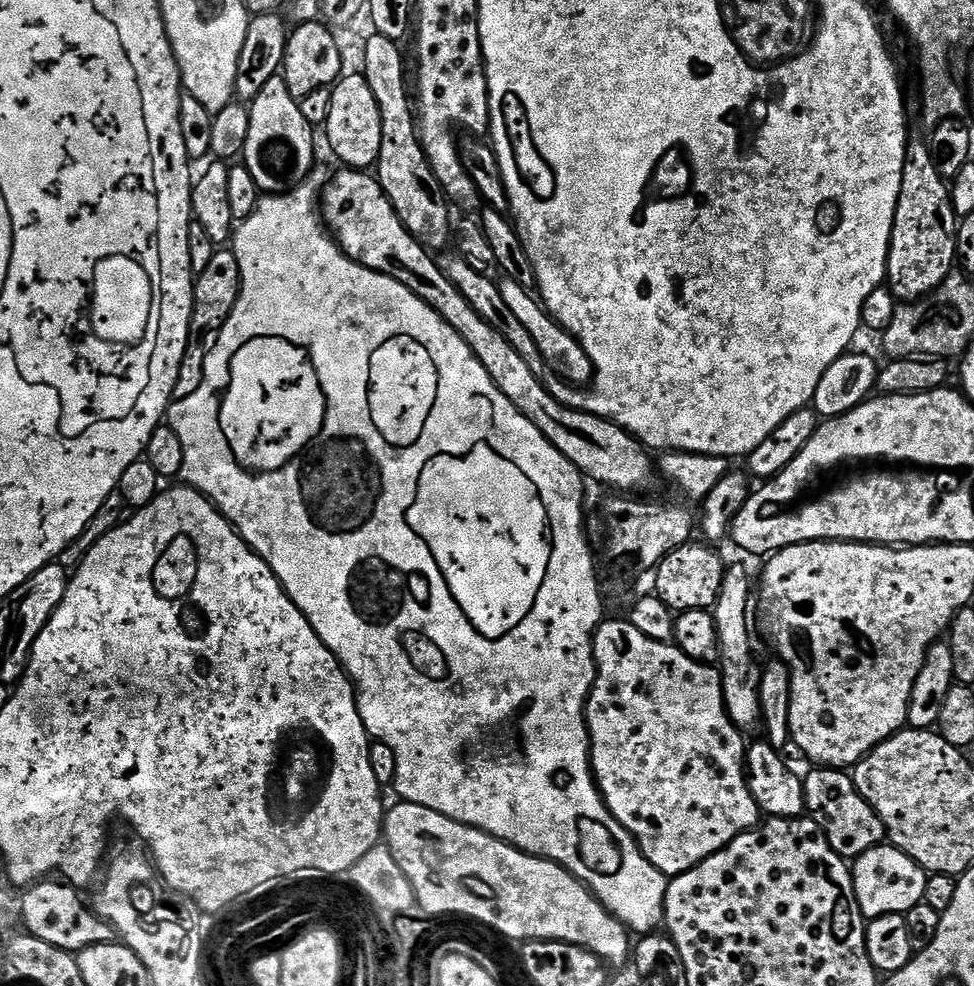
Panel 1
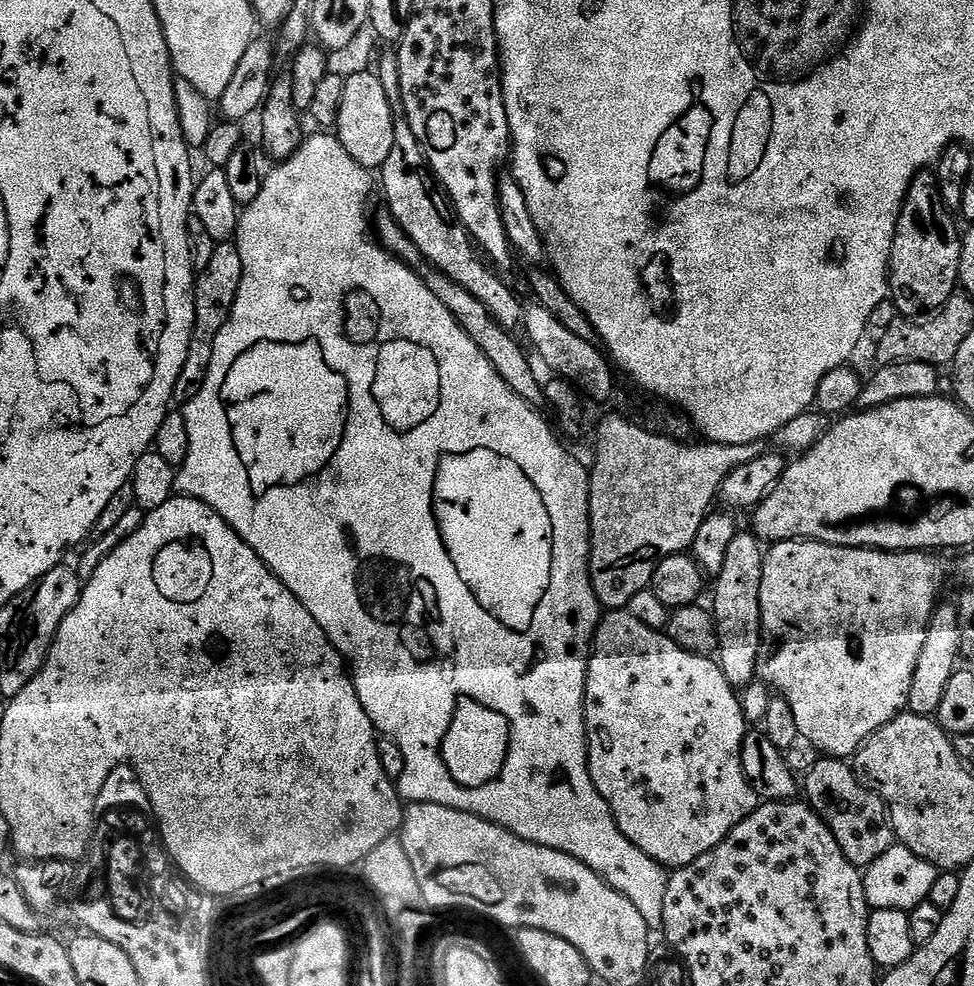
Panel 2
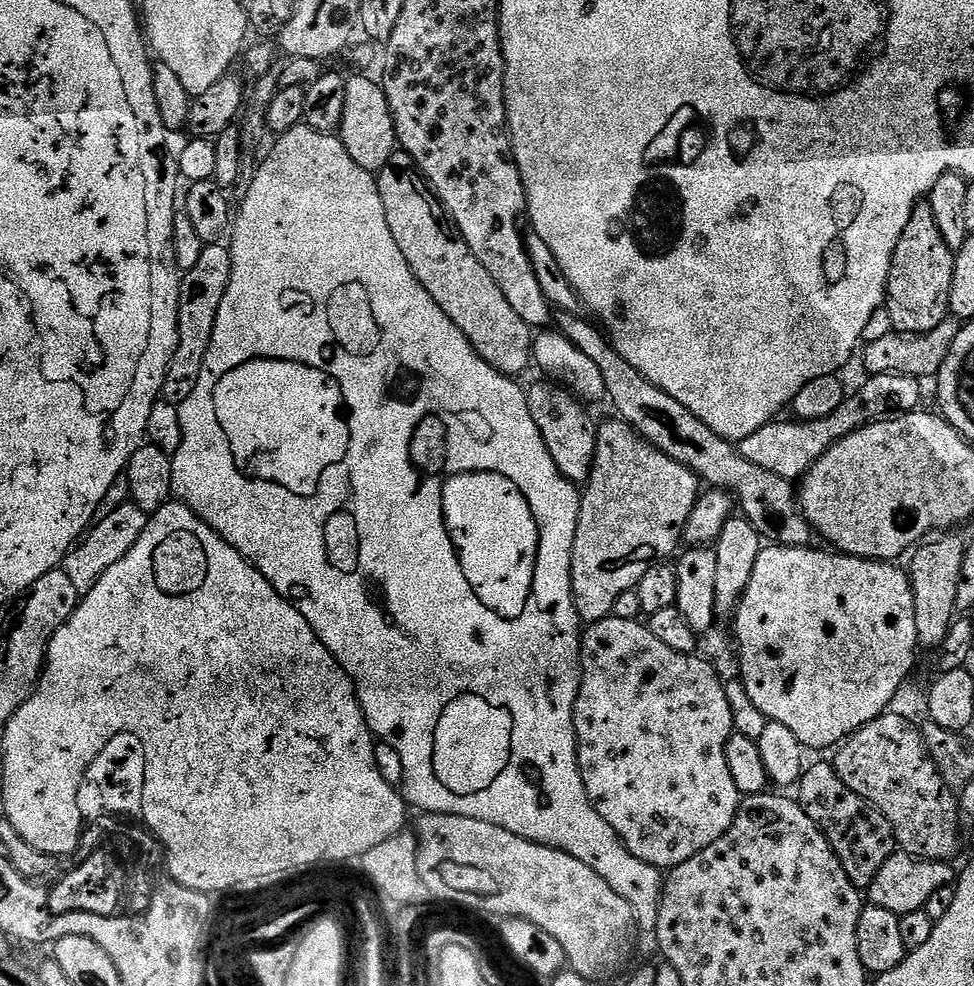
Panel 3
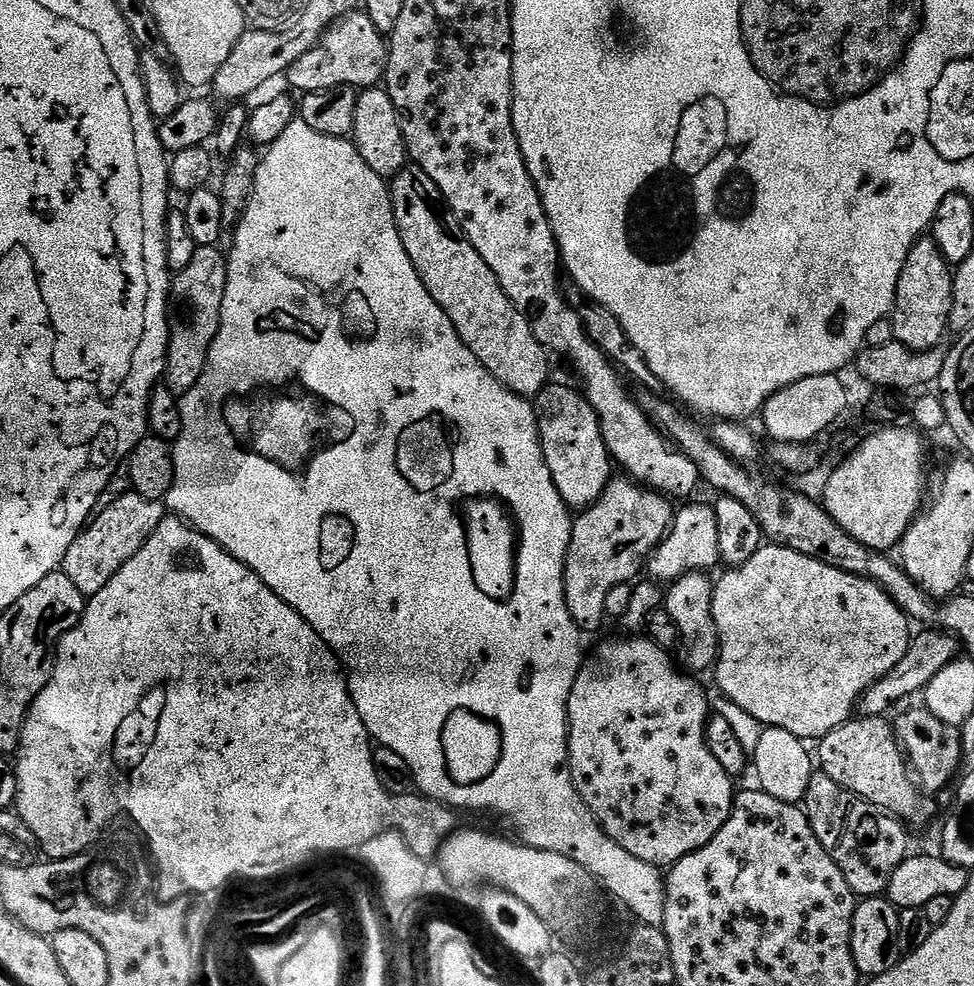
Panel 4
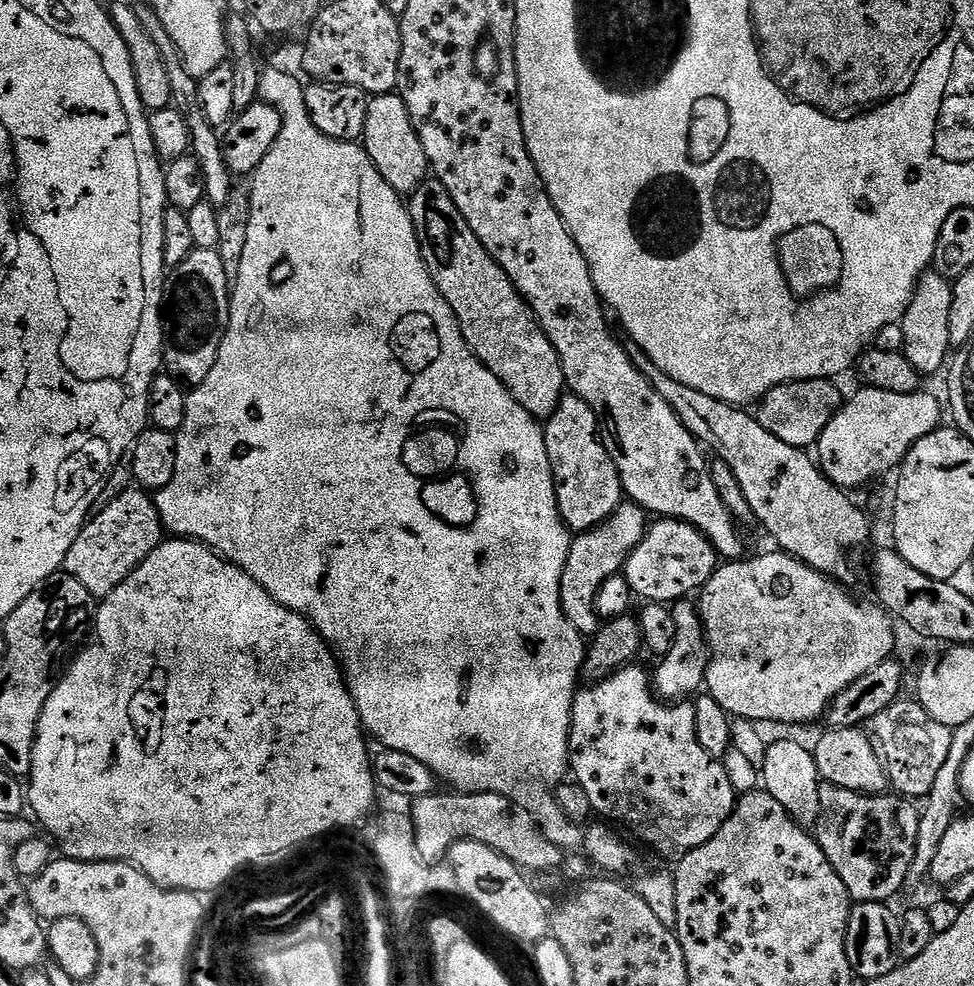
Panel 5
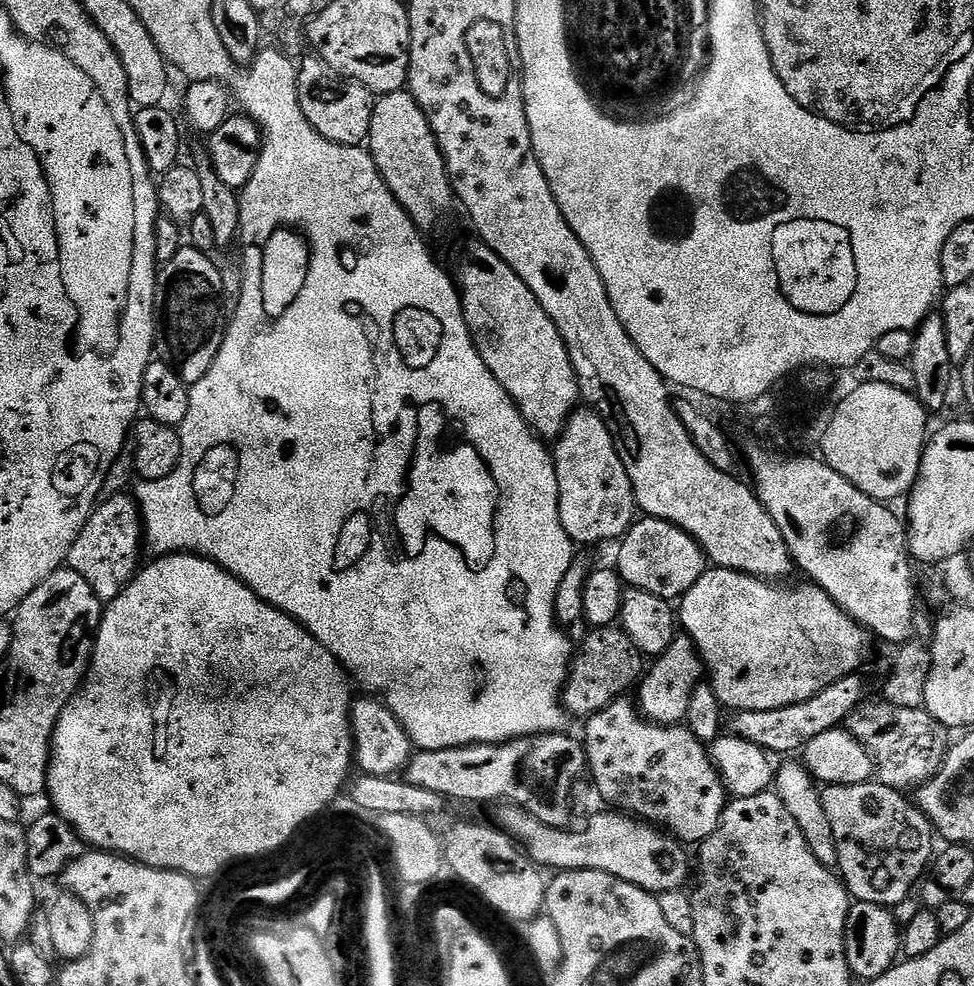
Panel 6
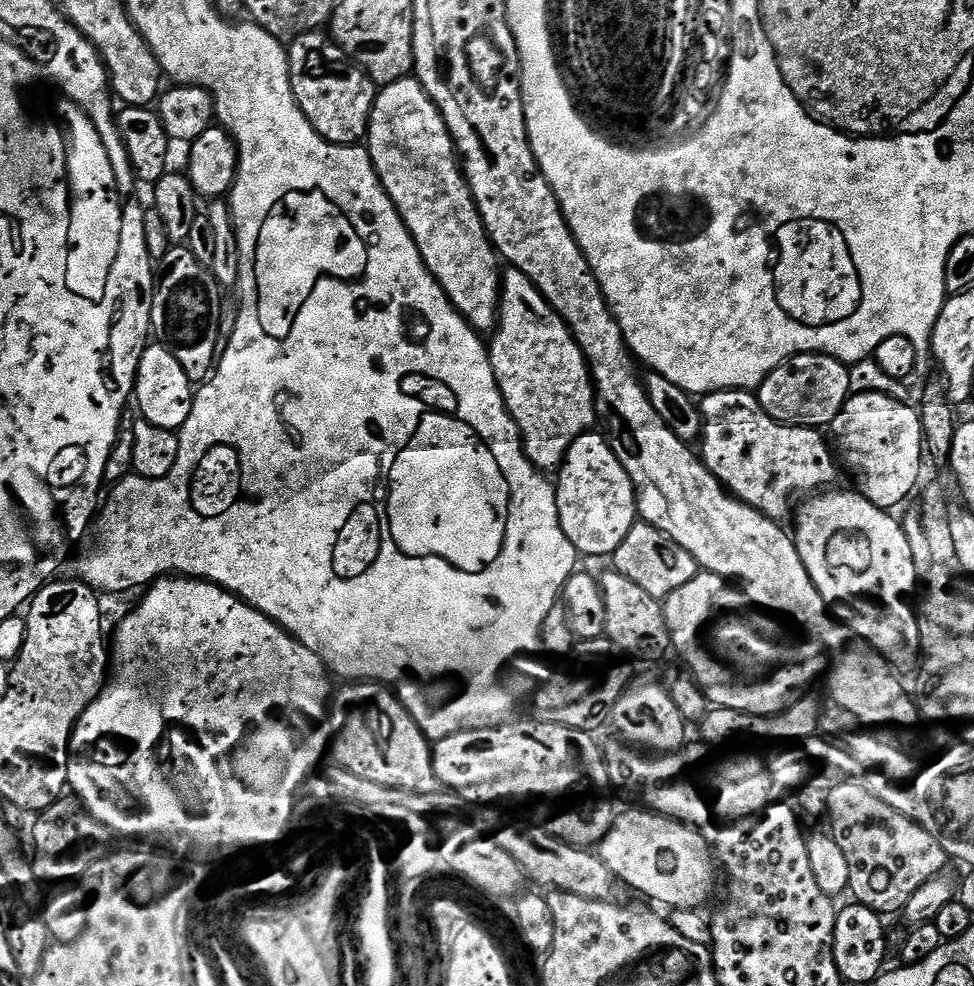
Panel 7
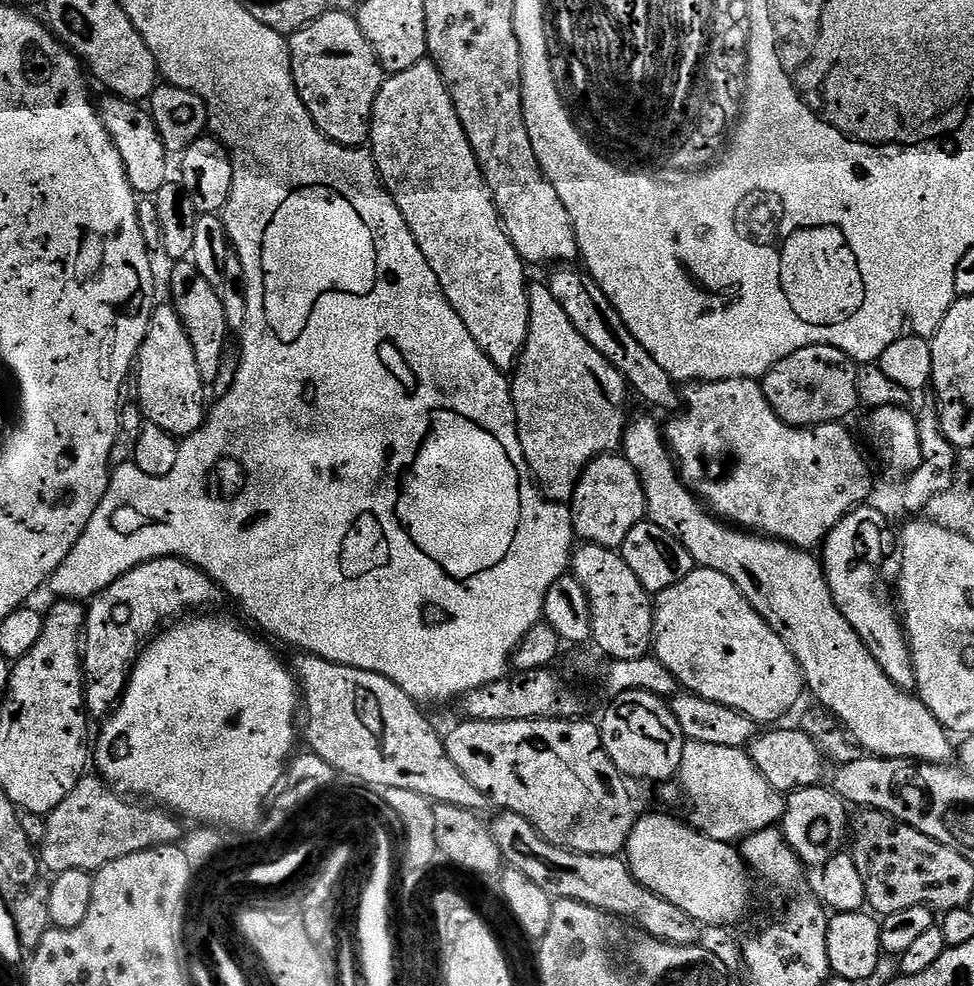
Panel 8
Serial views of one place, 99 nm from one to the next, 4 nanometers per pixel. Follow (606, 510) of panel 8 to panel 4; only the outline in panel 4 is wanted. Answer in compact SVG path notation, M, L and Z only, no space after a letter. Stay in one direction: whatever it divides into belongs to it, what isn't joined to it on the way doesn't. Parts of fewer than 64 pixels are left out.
M550 382L533 397L532 405L538 422L543 457L550 467L551 477L558 486L558 492L562 494L569 509L583 510L591 507L614 474L612 459L608 455L593 407L577 389L575 391L556 382Z

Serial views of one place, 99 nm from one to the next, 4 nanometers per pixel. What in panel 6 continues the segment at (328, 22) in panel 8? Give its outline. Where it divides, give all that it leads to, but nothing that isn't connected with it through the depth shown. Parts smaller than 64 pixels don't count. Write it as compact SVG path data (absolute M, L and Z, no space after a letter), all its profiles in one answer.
M310 54L304 61L299 61L296 89L302 114L306 114L310 126L314 126L314 130L322 134L322 138L335 144L353 146L363 145L367 141L374 95L366 86L358 81L348 80L332 70L318 55Z

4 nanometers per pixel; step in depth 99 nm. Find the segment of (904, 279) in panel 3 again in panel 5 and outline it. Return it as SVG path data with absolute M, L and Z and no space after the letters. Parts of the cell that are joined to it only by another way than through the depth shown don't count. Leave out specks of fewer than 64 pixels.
M929 270L920 276L907 306L906 314L903 315L899 324L902 334L904 334L901 351L922 376L928 376L928 374L934 374L940 370L942 372L949 359L952 350L949 342L950 306L952 305L951 281L942 278L934 270Z

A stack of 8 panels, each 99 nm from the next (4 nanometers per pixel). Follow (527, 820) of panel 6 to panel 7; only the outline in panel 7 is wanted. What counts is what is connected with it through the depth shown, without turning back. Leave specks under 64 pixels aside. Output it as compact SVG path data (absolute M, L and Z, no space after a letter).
M639 810L640 812L623 812L612 821L612 829L602 838L598 845L598 855L602 862L617 878L621 885L633 888L641 892L653 905L665 904L668 910L678 908L705 907L704 903L712 896L712 887L716 884L716 872L718 876L718 864L714 859L714 848L704 837L705 833L698 828L692 828L689 824L683 824L677 820L671 820L668 816L662 816L651 810Z

